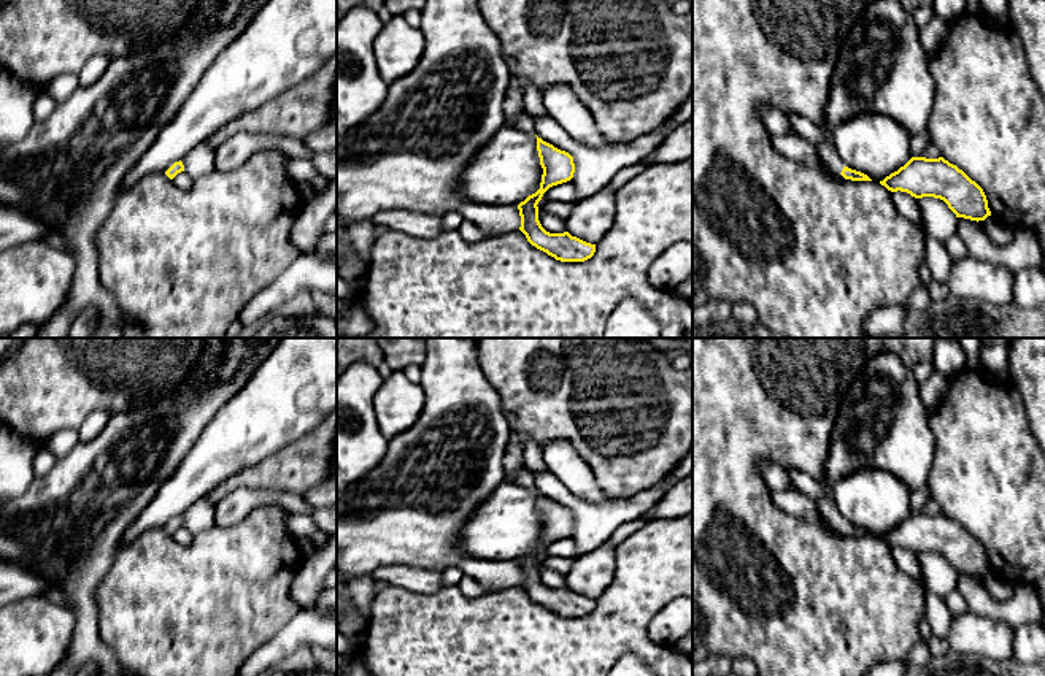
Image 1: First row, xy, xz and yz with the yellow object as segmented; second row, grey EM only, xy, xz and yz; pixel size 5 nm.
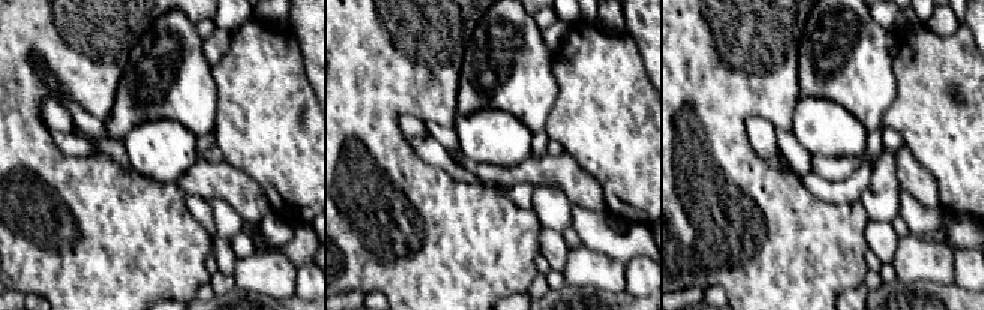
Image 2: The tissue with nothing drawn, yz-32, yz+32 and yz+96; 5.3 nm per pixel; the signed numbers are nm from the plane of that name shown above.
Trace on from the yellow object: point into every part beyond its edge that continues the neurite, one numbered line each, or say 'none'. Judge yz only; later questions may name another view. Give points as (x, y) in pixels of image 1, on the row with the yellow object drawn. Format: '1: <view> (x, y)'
1: yz (826, 151)

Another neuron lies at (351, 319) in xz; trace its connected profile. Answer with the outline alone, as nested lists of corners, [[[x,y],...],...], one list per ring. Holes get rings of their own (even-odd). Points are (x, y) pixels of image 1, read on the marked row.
[[[354,292],[337,298],[337,338],[361,338],[373,327],[361,303],[361,294]]]

